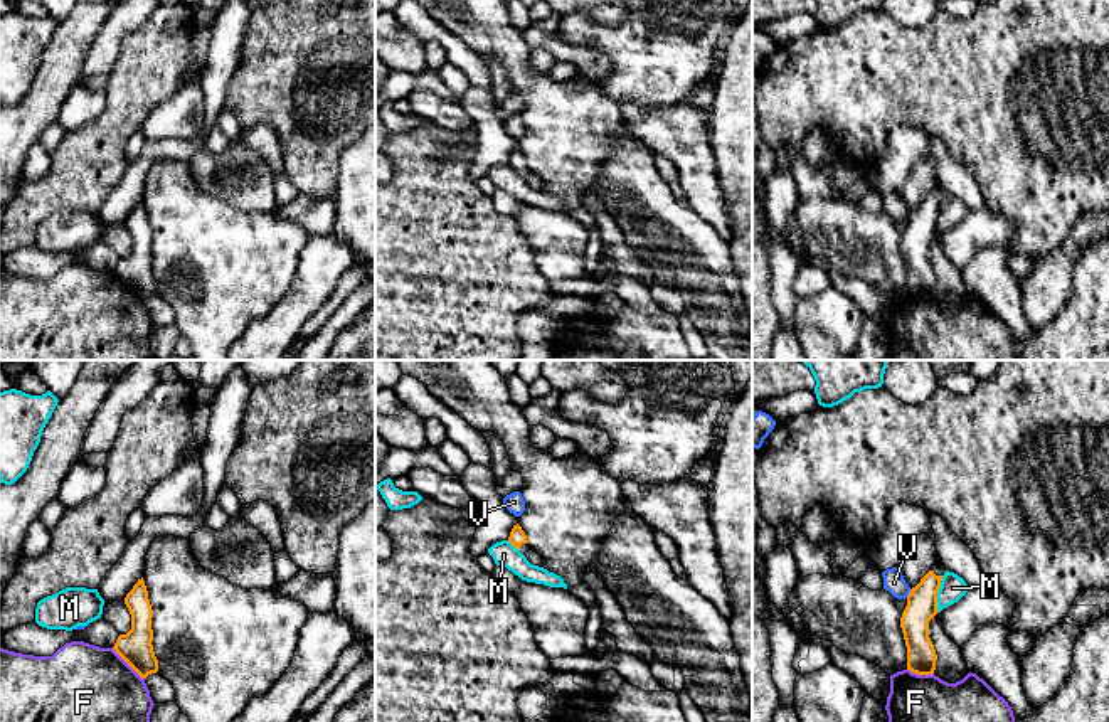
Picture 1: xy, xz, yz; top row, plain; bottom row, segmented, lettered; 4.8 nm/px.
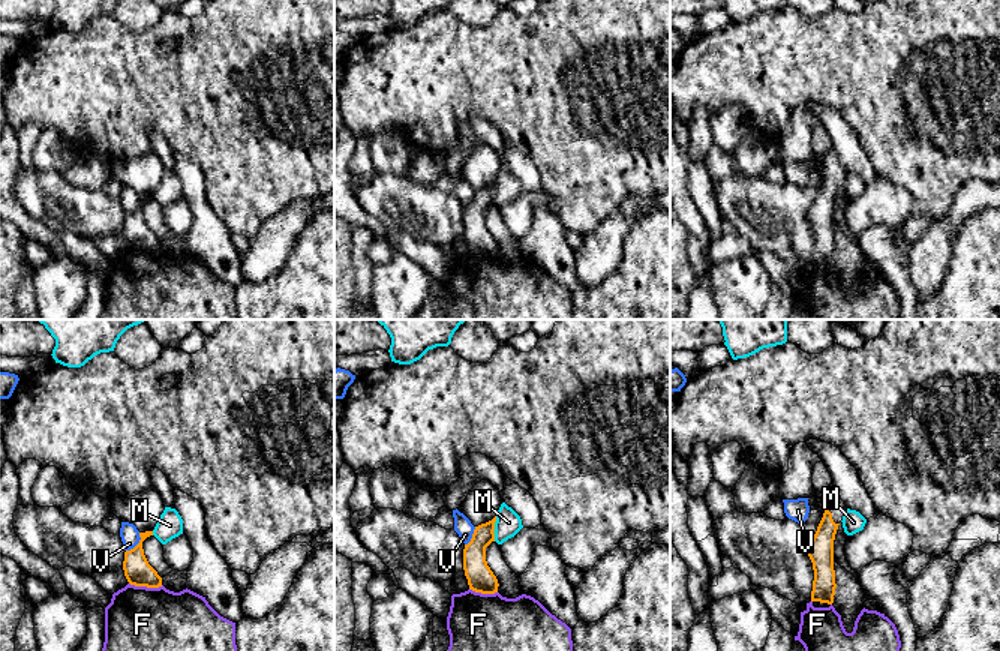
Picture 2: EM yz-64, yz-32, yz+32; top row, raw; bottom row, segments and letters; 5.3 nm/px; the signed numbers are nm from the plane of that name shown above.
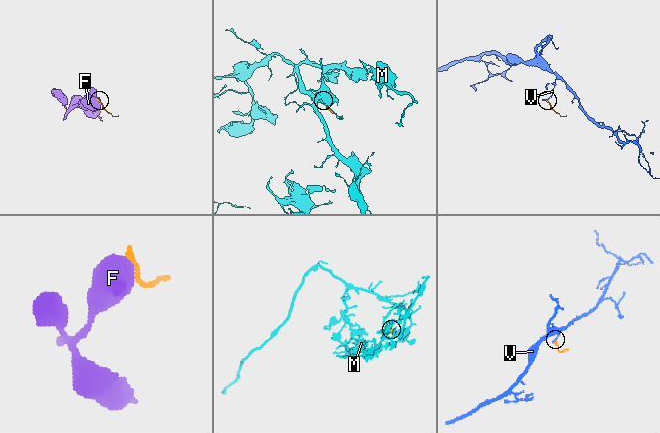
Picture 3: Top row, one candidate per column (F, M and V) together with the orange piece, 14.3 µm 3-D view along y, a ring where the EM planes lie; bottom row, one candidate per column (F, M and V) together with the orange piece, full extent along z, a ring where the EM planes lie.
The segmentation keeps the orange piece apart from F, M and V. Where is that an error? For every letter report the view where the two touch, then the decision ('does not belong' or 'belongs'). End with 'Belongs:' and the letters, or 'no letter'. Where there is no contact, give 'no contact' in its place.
F: xy | does not belong
M: yz | does not belong
V: yz | does not belong
Belongs: no letter

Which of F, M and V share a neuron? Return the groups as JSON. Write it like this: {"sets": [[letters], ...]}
{"sets": [["F"], ["M"], ["V"]]}

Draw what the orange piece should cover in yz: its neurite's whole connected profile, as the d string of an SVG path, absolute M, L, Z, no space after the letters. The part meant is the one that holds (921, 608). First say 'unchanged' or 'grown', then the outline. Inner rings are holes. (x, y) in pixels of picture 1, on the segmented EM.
grown; M937 559L934 567L910 589L900 628L907 646L907 670L917 675L932 675L936 650L929 638L929 621L937 611L937 591L946 567Z

